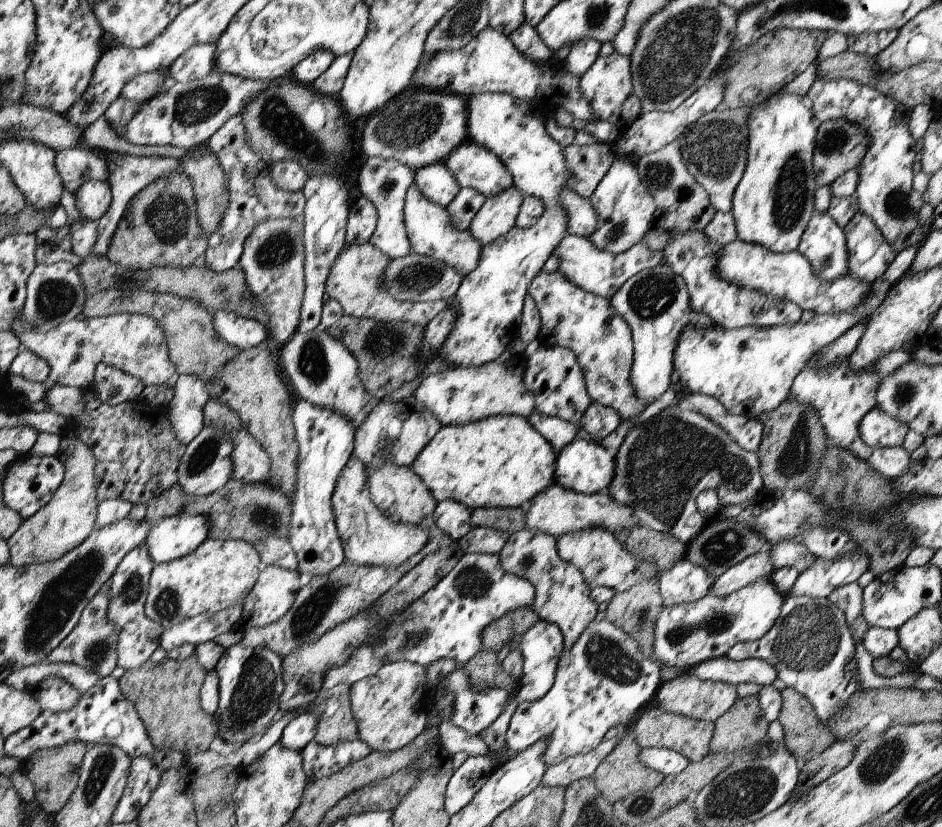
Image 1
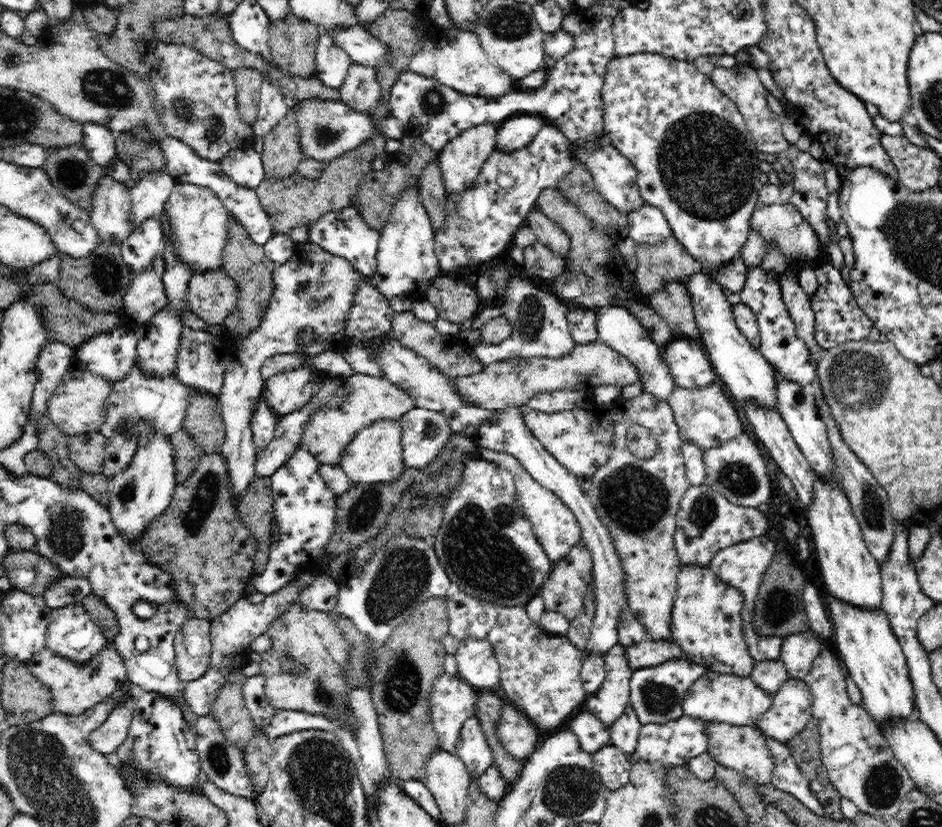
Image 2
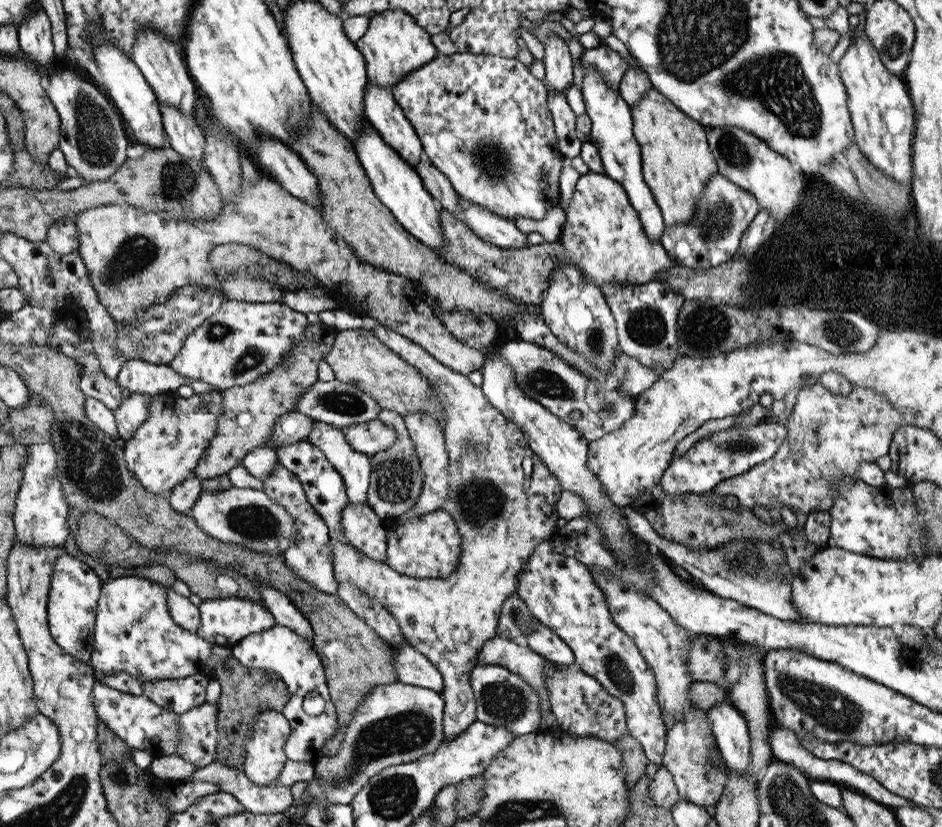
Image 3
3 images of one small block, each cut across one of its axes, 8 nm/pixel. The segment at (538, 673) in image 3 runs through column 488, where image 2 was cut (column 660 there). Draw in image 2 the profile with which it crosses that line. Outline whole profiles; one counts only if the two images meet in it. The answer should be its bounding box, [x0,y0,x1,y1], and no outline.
[625,638,685,670]

